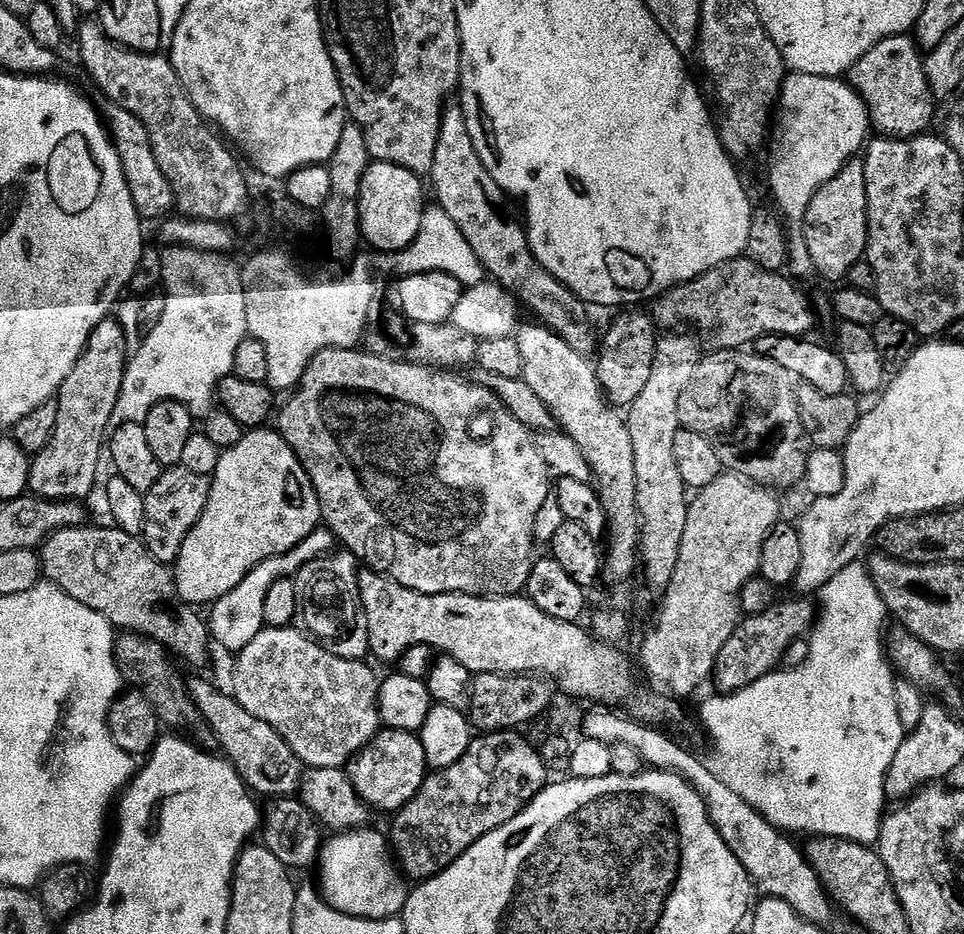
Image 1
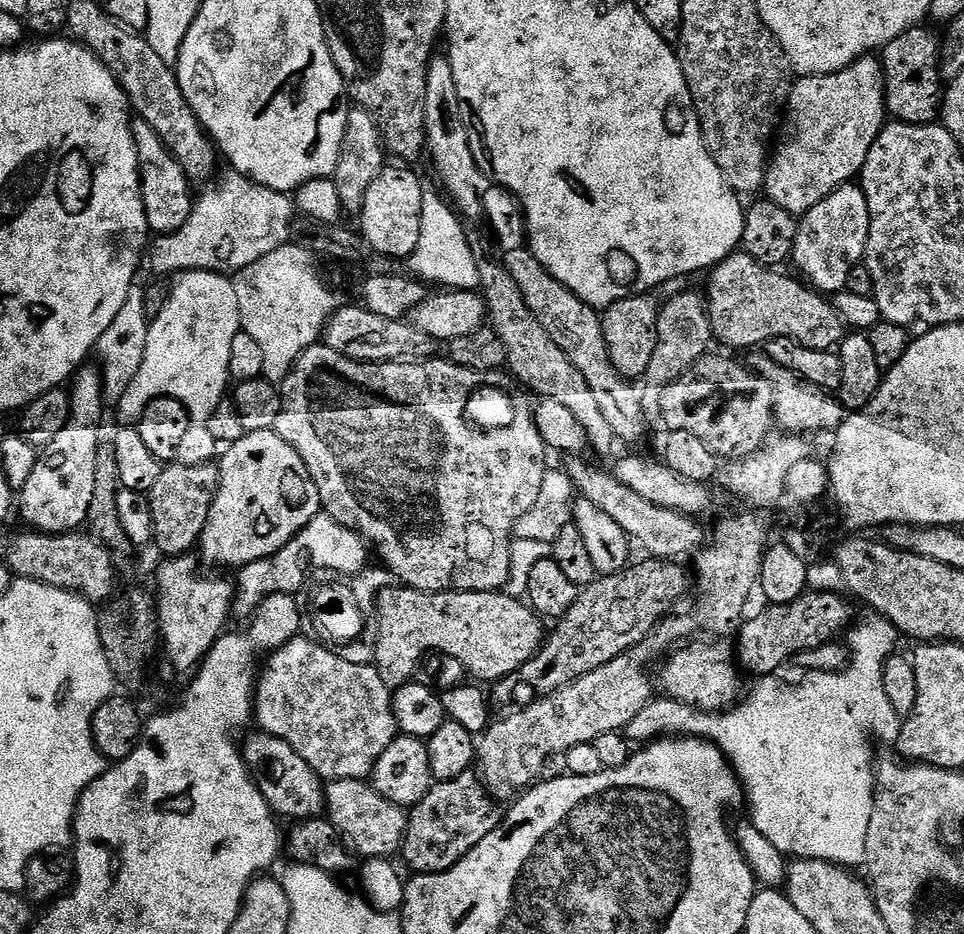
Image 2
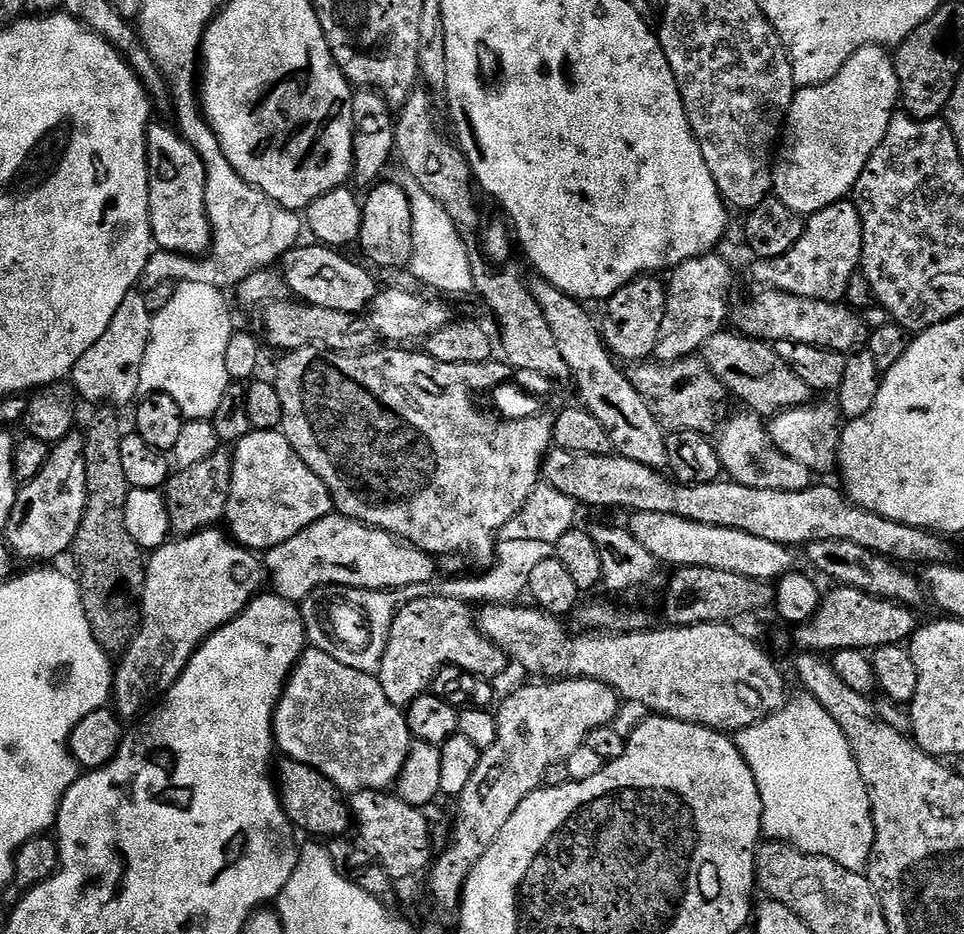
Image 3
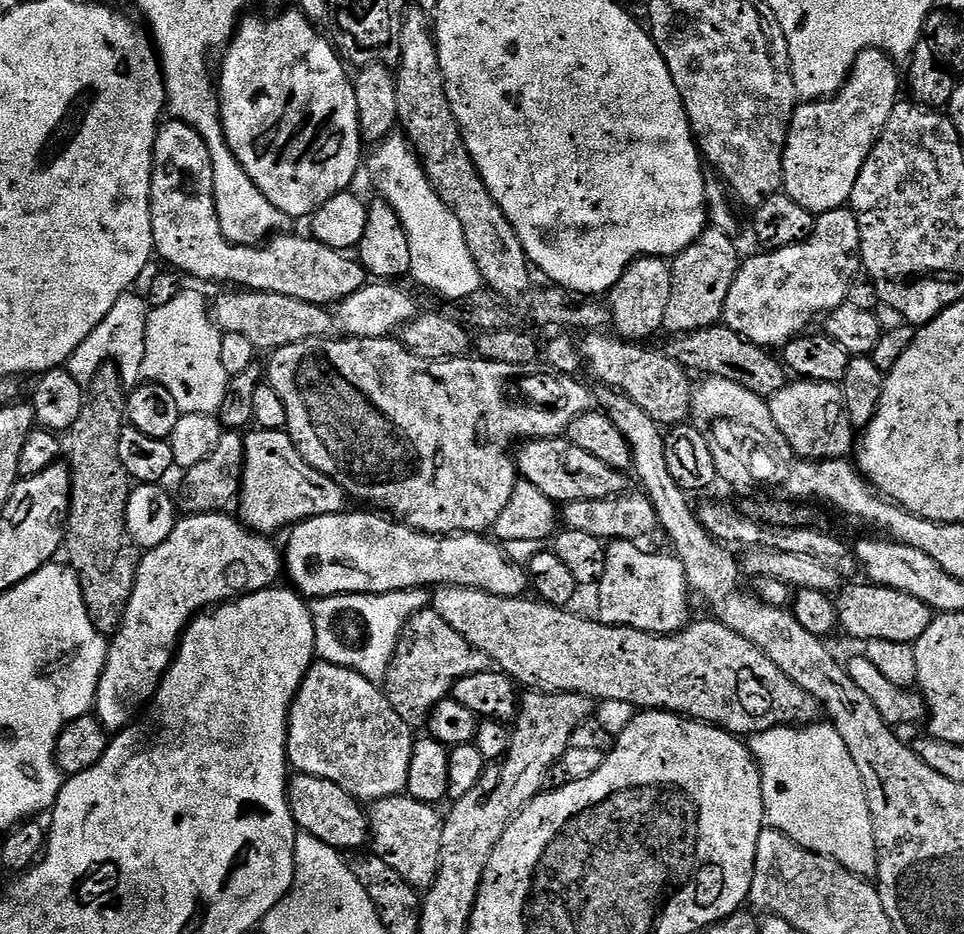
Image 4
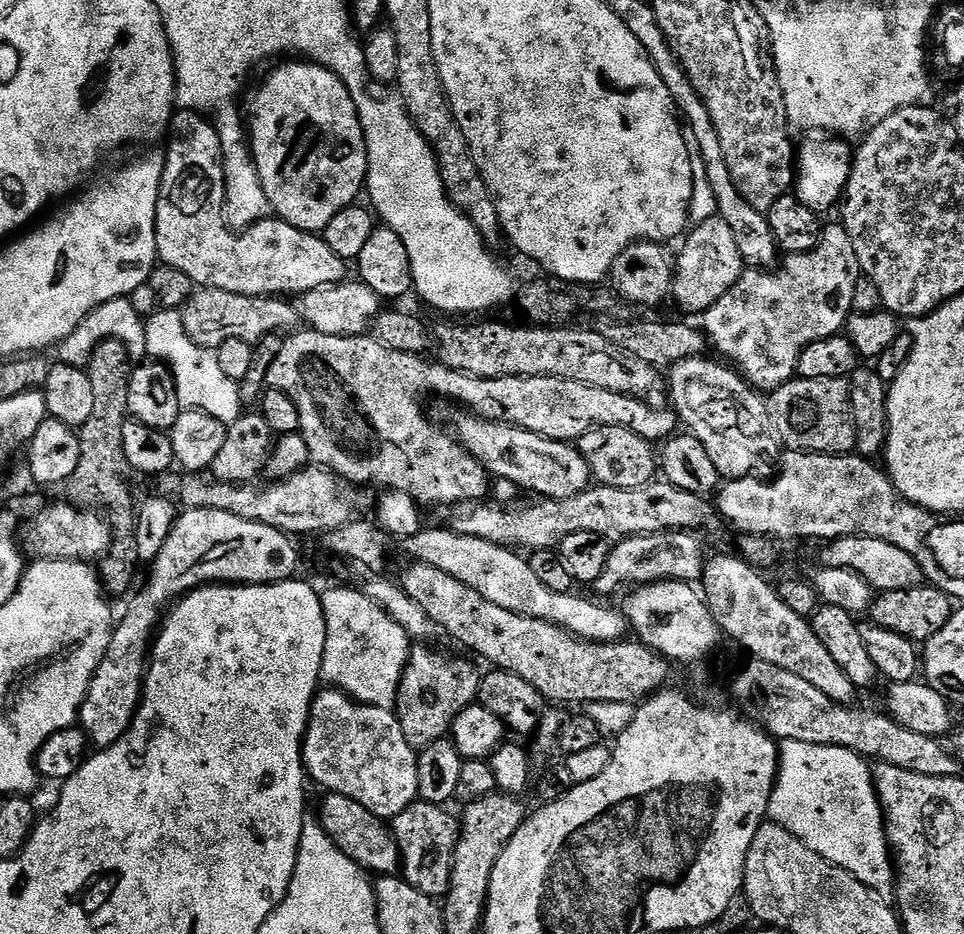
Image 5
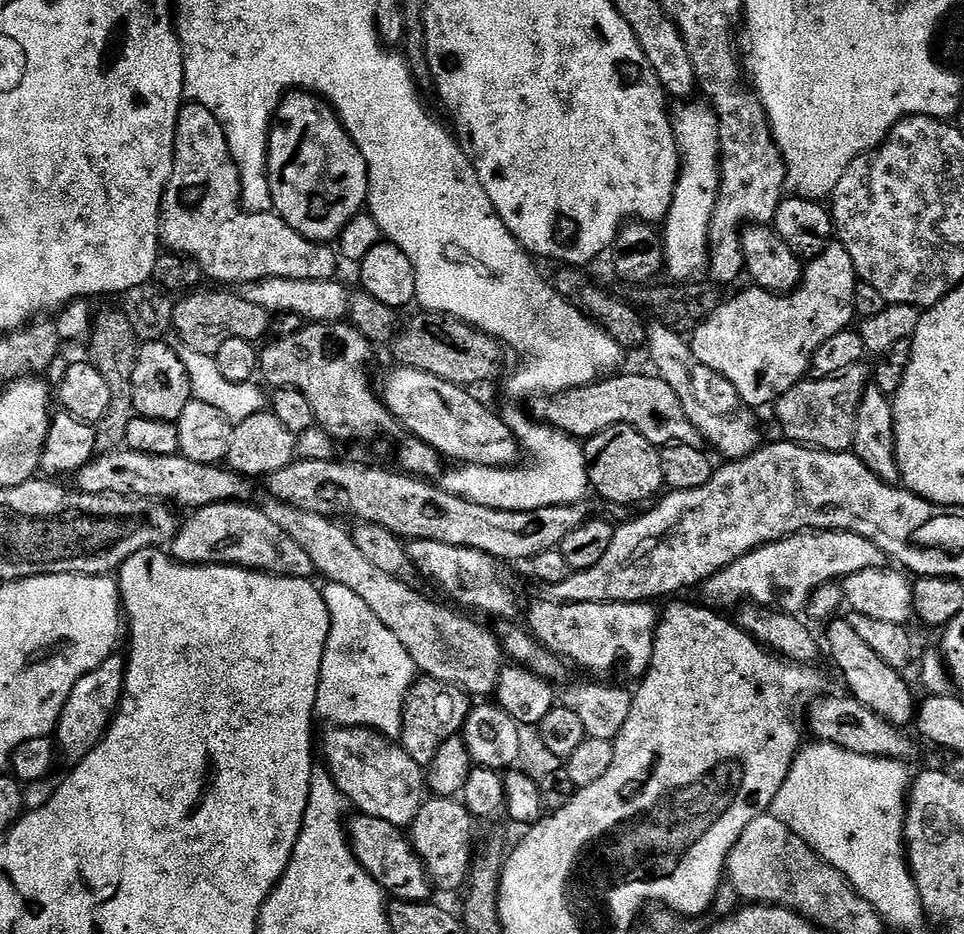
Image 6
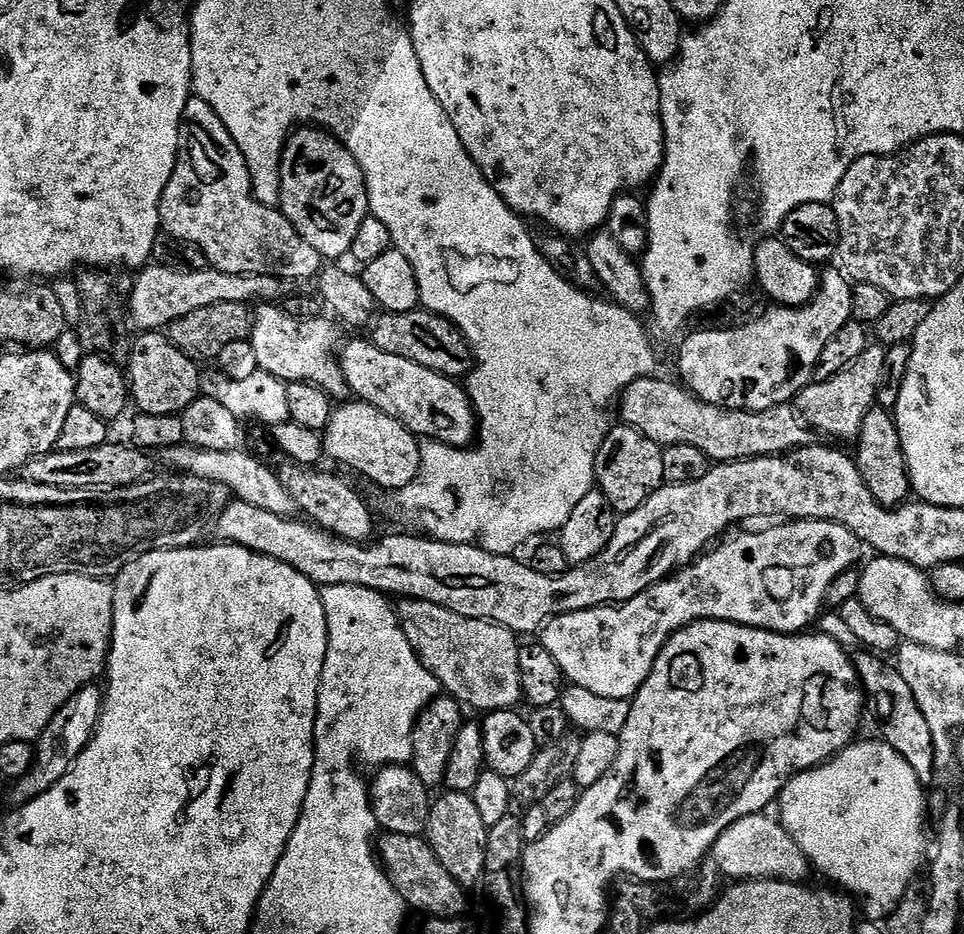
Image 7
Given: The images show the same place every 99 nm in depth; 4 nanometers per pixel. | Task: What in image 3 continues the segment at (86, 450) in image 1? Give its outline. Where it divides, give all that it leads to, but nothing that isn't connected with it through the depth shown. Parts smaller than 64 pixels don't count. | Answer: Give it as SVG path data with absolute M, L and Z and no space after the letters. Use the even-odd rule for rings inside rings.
M80 434L67 436L51 445L46 466L30 483L17 491L14 510L8 519L6 539L8 547L17 557L24 560L52 560L55 556L67 553L76 541L78 526L82 526L82 514L86 510L86 458L84 457L84 437Z

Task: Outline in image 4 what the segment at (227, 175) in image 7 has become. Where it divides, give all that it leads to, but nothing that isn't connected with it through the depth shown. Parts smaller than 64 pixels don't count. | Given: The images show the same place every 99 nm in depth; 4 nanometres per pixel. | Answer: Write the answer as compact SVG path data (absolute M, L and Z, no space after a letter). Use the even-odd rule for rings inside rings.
M165 119L156 129L152 151L152 247L169 269L196 280L241 284L244 290L289 295L323 306L335 306L369 283L359 259L322 246L307 235L277 234L251 248L228 243L218 222L213 184L214 166L202 134L180 120Z

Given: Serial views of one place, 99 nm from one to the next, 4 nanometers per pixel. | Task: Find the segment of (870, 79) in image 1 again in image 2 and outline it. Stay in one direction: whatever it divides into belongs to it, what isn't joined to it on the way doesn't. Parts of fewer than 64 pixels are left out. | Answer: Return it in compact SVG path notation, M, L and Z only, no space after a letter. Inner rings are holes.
M925 26L898 34L882 49L884 65L884 107L893 121L902 124L931 124L941 115L945 81L940 76L941 37Z

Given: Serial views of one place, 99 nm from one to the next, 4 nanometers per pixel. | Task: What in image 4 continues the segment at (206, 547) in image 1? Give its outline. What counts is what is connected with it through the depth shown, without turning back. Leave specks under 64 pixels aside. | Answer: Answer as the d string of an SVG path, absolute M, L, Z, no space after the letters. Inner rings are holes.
M261 428L249 431L243 439L244 468L238 495L238 516L245 528L261 534L283 533L303 520L345 511L346 504L336 500L337 493L331 487L324 488L326 477L311 468L302 454L298 454L287 431Z

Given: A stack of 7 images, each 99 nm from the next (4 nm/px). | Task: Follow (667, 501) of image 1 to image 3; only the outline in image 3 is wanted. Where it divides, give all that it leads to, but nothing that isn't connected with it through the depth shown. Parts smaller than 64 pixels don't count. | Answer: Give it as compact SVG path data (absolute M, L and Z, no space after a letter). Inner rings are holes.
M710 251L671 269L669 276L672 277L666 280L668 297L665 313L654 353L657 361L669 364L695 356L703 349L706 341L714 338L714 334L725 327L724 319L730 316L728 291L732 288L732 268L716 255L715 251Z

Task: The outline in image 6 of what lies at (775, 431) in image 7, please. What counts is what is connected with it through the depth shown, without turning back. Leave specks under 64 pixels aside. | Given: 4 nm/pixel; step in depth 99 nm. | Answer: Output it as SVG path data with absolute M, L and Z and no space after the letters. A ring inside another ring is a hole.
M612 374L607 378L597 379L594 384L587 384L581 388L571 388L565 392L537 395L531 401L531 404L533 403L532 408L530 407L531 415L539 423L548 424L573 438L587 438L606 430L610 426L625 424L634 430L638 430L638 434L642 434L642 438L646 438L646 442L657 446L685 444L695 448L705 447L704 437L700 435L700 431L696 429L694 422L690 422L690 418L686 418L686 410L682 410L682 402L678 402L678 394L674 394L674 390L670 390L670 386L664 380L661 380L655 374L649 374L649 376L620 375Z

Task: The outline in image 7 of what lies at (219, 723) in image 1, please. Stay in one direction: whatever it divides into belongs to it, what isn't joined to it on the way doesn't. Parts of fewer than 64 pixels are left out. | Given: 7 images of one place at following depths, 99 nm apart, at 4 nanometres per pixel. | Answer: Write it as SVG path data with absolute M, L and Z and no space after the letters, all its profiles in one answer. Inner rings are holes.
M384 832L378 840L378 859L394 890L398 890L409 909L417 908L428 918L460 918L465 915L463 912L468 908L465 885L450 878L446 866L438 862L424 836Z

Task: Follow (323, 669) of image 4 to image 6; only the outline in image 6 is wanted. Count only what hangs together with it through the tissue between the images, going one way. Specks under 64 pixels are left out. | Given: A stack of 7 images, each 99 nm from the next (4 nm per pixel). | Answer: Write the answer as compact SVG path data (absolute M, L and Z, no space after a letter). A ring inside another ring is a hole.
M332 726L327 729L329 732L324 736L324 760L332 781L338 786L338 790L344 796L345 801L349 805L356 807L357 813L365 816L373 816L374 818L382 818L386 822L390 822L394 826L402 829L407 829L414 822L414 818L418 814L420 807L424 805L426 799L426 772L418 766L418 762L414 762L414 758L410 758L410 754L406 754L406 750L400 747L399 743L393 742L389 737L384 736L380 732L375 732L373 728L342 728L339 726Z

